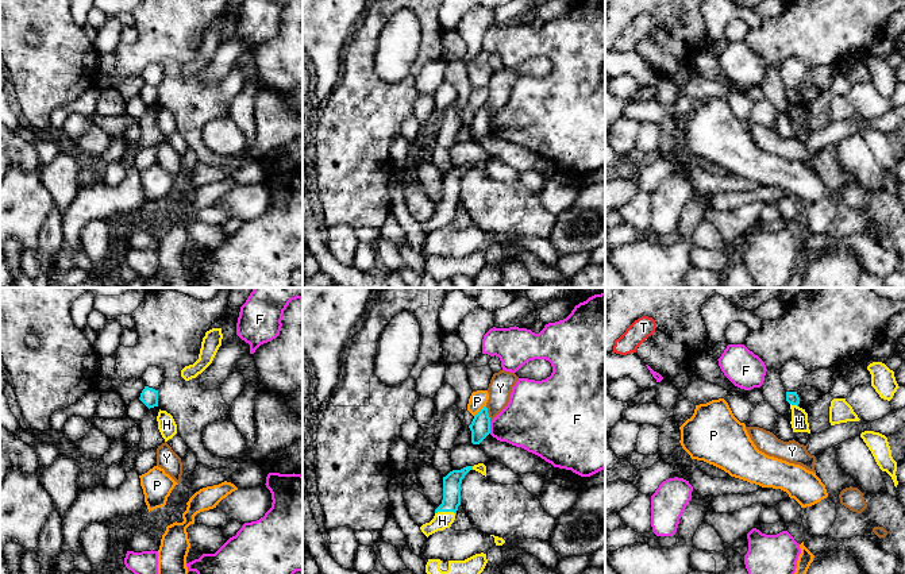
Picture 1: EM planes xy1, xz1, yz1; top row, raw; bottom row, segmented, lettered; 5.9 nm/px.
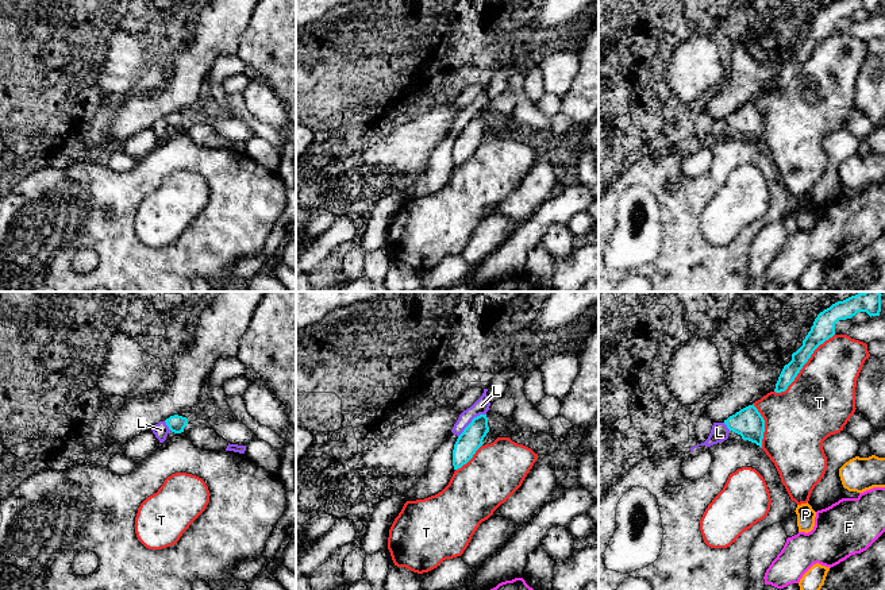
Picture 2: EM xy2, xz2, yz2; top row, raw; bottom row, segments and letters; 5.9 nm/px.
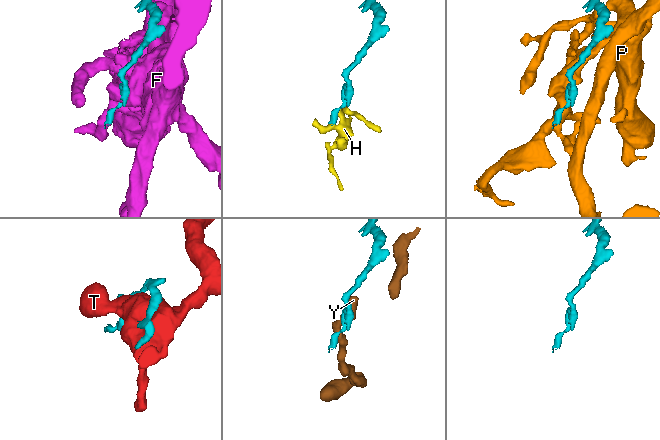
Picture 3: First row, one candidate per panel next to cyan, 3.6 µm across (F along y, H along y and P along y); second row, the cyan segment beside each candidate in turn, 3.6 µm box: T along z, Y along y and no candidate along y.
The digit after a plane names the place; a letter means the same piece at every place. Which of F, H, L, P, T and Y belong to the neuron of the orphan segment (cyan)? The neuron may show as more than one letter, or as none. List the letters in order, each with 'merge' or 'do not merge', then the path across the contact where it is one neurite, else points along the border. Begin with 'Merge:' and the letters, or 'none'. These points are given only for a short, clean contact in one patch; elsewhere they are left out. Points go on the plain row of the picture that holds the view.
Merge: H
F: do not merge
H: merge
L: do not merge; border xz2 (485, 111), (477, 112), (458, 134)
P: do not merge; border xz1 (485, 101), (474, 114)
T: do not merge
Y: do not merge; border xz1 (485, 103), (490, 118)

